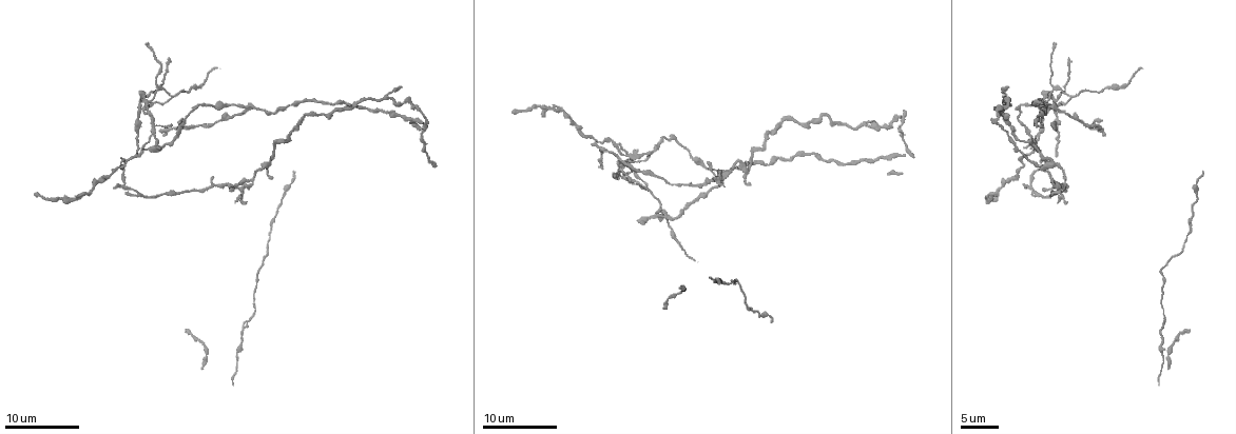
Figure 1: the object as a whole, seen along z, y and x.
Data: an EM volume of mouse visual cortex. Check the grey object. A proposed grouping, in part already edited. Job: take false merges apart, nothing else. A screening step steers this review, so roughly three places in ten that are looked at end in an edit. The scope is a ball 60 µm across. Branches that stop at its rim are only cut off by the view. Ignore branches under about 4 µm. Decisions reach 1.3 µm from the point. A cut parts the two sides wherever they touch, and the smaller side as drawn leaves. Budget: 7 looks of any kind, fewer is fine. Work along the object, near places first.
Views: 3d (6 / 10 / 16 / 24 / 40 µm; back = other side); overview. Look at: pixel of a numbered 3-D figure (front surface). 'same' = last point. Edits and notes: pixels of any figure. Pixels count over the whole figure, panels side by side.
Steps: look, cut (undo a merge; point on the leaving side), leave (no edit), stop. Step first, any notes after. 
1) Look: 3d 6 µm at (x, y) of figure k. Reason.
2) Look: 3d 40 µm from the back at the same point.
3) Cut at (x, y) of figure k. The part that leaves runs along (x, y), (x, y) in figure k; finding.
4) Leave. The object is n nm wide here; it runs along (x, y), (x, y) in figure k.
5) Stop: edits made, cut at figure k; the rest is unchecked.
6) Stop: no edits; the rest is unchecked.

Look: 3d 6 µm at (243, 190) of figure 1. Four-way junction.

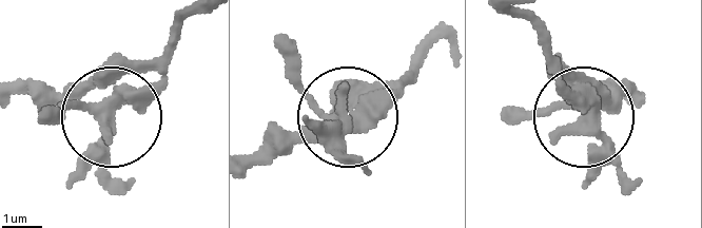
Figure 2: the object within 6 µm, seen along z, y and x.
Look: 3d 6 µm from the back at (107, 115) of figure 2.

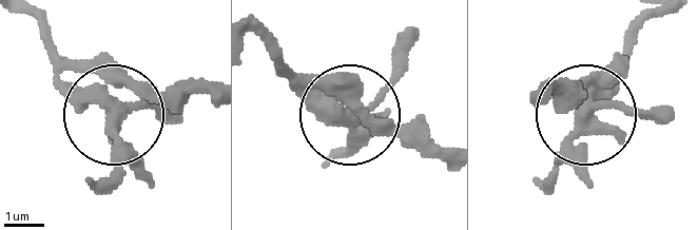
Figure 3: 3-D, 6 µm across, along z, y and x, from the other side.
Leave. 4 arms meet here; it runs along (209, 95), (129, 104), (101, 192) in figure 3; one neuron here.

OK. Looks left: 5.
Look: 3d 10 µm at (1055, 109) of figure 1. Four-way junction.

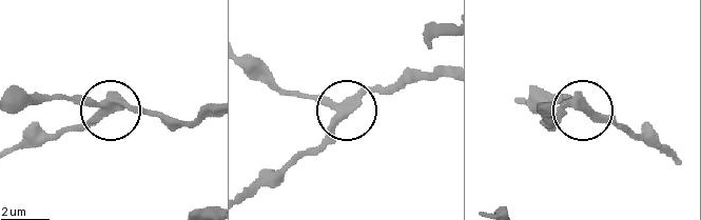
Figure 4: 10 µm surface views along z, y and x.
Leave. It runs along (248, 58), (285, 91), (338, 104), (343, 117), (311, 151) in figure 4; continuous, no second neuron.

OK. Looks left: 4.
Look: 3d 10 µm at (158, 89) of figure 1. Looks like a crossing.

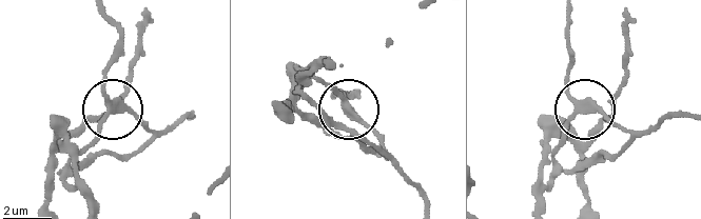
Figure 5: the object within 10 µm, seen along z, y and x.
Look: 3d 6 µm at (111, 103) of figure 5.

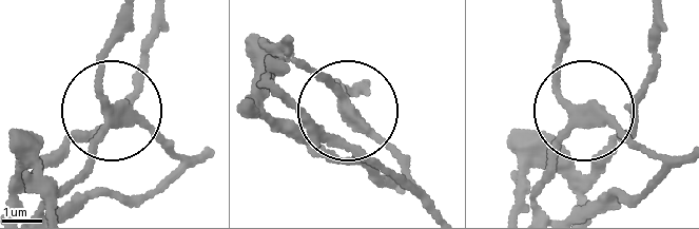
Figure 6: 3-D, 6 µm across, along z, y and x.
Leave. The side arm is 7 µm long; it runs along (513, 209), (575, 118), (561, 78), (561, 21) in figure 6; all the same neuron.

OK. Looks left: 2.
Stop: no edits; the rest is unchecked.

